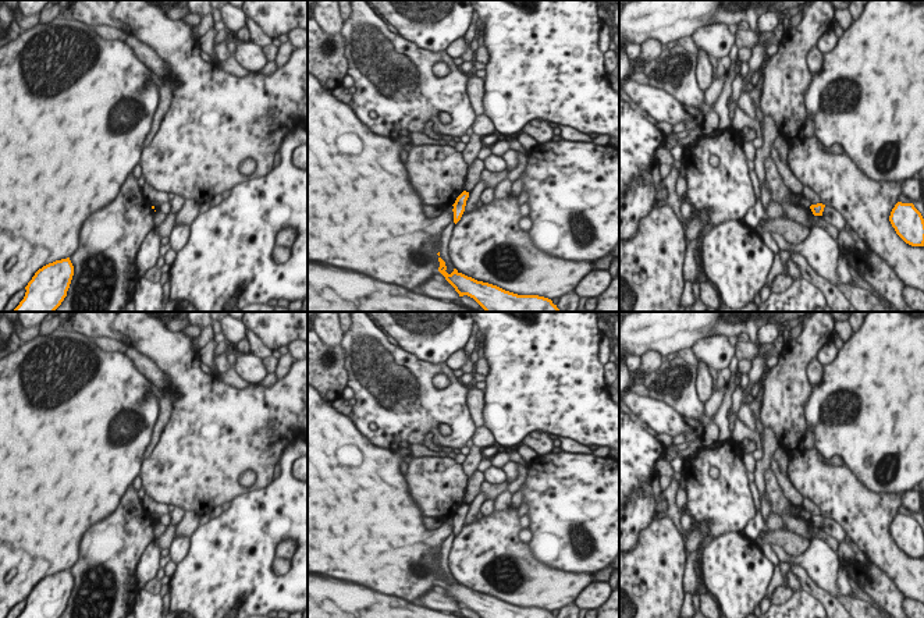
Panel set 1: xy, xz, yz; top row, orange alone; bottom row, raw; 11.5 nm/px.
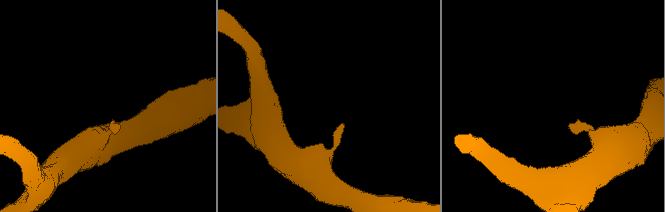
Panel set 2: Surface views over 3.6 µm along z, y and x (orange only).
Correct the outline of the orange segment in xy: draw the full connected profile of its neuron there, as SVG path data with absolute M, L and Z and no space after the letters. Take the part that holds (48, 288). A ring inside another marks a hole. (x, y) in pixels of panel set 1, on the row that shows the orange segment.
M70 258L43 266L28 283L24 299L13 312L54 312L67 296L72 276Z

